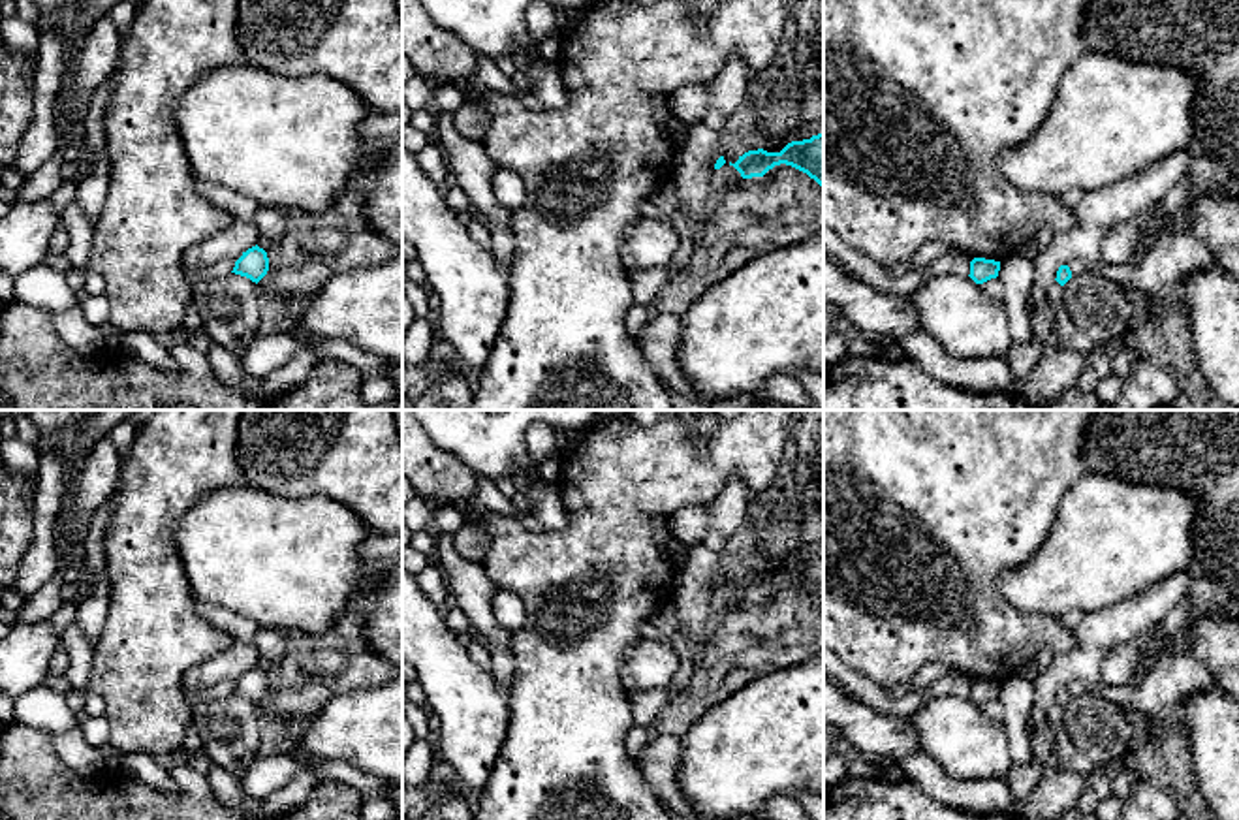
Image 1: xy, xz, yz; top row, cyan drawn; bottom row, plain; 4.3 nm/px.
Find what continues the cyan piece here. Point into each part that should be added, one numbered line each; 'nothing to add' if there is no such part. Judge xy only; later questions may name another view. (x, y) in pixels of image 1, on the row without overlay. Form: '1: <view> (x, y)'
nothing to add

